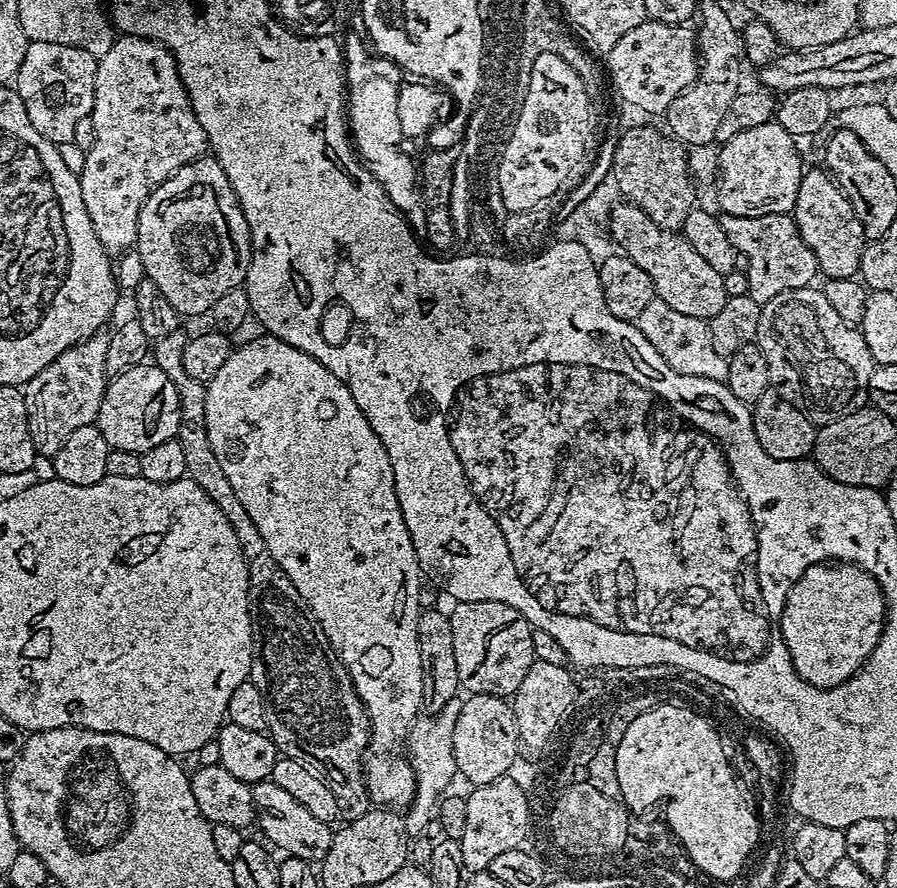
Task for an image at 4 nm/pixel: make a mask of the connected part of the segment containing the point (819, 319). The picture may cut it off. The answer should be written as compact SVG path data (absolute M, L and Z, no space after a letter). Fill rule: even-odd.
M819 287L778 292L774 298L765 302L760 310L758 334L754 343L765 355L771 387L798 408L811 424L829 424L846 414L854 414L869 403L868 387L874 367L870 346L866 346L866 338L859 328L852 328L842 322L842 318L838 318Z

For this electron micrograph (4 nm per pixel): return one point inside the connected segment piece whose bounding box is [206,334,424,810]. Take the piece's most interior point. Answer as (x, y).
(315, 479)

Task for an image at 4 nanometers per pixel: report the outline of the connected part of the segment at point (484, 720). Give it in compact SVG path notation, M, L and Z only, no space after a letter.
M469 695L463 701L461 713L454 726L453 738L456 771L469 780L469 785L489 784L509 775L512 763L518 760L518 730L512 705L502 696Z

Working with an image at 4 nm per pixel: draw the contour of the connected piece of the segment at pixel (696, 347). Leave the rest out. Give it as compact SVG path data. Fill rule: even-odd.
M658 298L652 299L650 306L638 314L634 321L640 333L666 358L668 365L678 374L690 374L694 378L710 378L711 380L727 381L728 360L718 350L714 350L714 342L710 342L710 330L707 320L690 318L690 314L681 314L679 310L673 310L671 306L666 306Z

